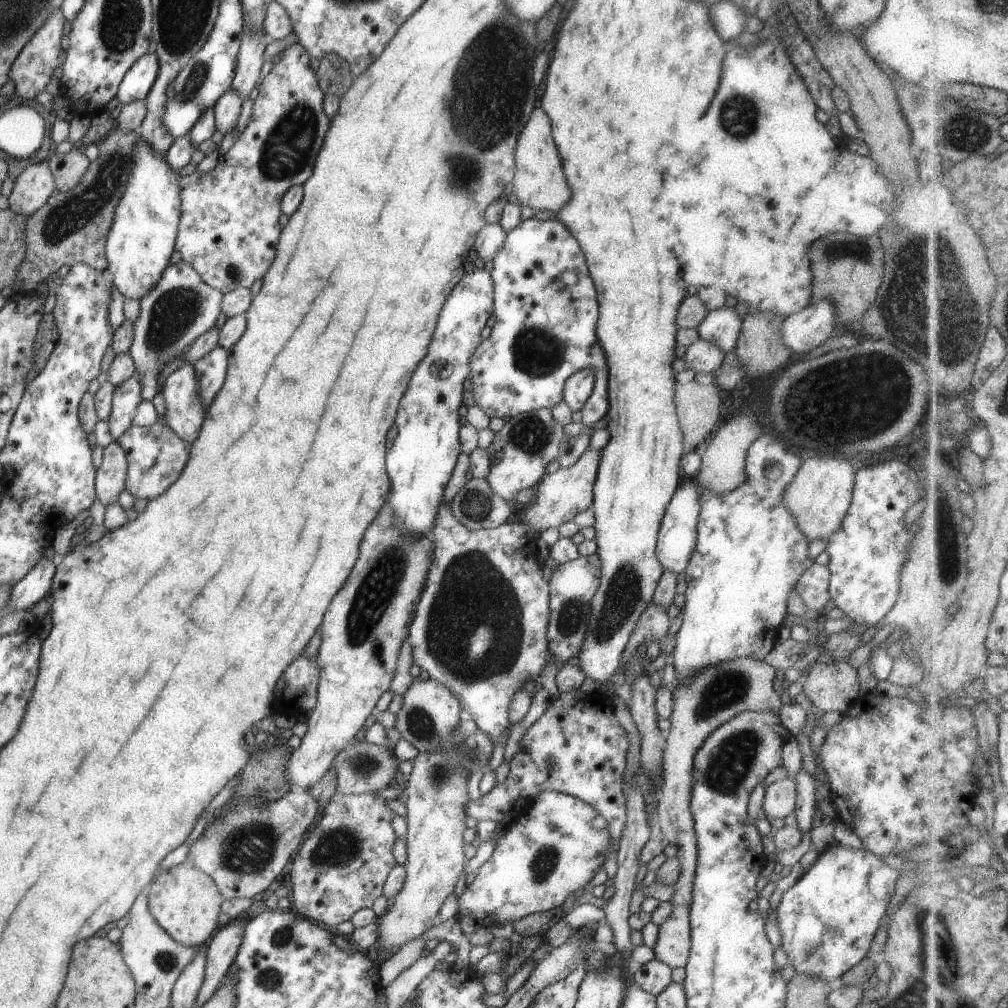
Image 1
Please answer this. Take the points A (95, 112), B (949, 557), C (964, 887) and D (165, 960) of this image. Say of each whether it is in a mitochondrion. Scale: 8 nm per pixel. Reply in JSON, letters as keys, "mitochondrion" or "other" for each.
{"A":"other","B":"mitochondrion","C":"other","D":"mitochondrion"}

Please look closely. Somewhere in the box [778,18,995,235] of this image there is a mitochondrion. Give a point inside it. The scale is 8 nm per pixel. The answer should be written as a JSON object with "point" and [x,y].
{"point":[963,130]}

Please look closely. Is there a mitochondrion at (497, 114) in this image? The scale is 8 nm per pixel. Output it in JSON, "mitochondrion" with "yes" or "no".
{"mitochondrion":"yes"}

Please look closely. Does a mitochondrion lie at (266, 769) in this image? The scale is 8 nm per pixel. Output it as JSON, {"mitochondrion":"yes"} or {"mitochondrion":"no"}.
{"mitochondrion":"no"}

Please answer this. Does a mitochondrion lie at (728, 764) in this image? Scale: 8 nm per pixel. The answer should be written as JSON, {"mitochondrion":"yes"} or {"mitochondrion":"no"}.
{"mitochondrion":"yes"}

